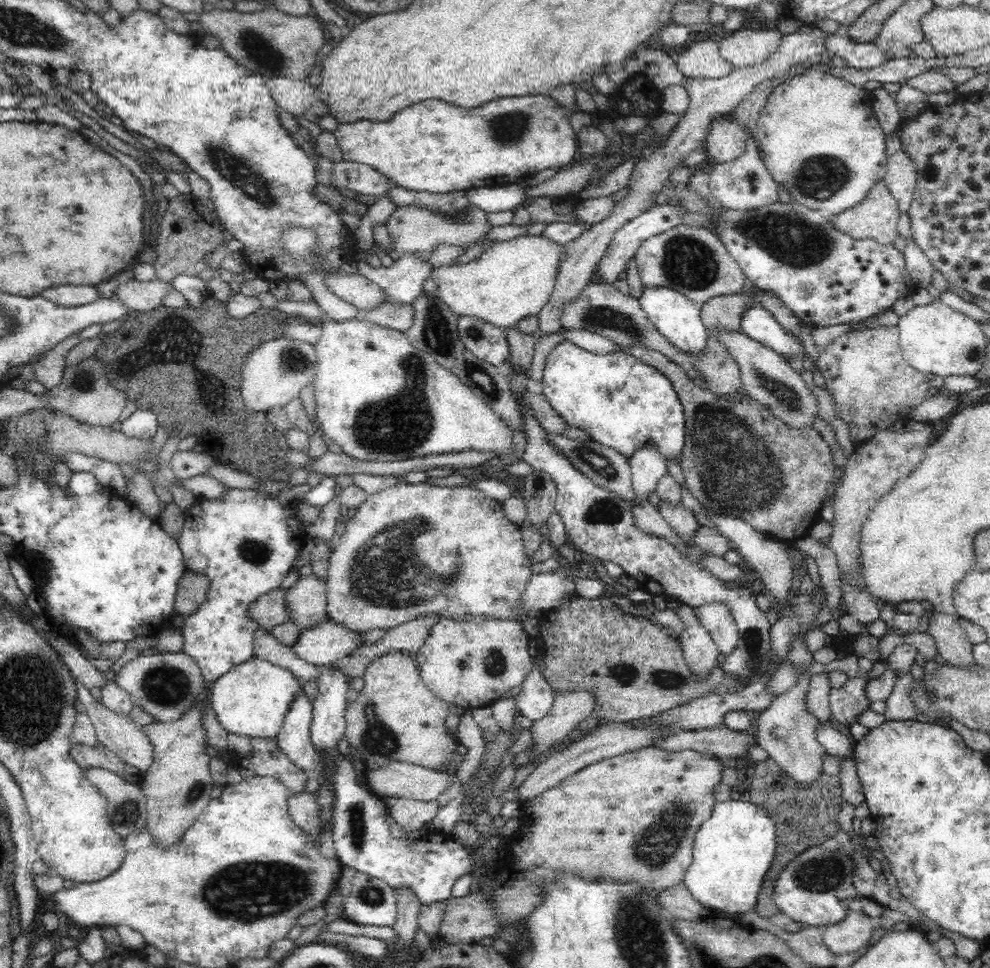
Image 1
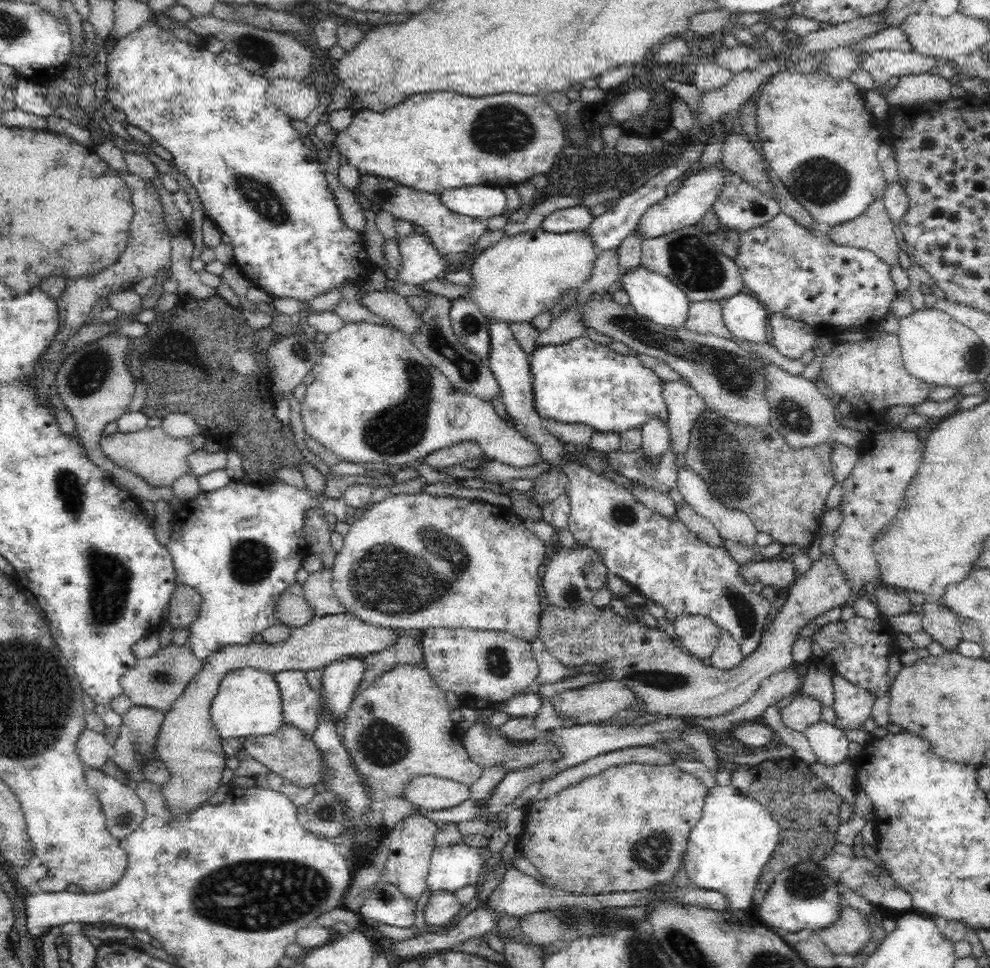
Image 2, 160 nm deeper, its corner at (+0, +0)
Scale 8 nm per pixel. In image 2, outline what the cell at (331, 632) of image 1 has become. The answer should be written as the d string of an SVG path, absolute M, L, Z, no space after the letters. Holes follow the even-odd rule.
M342 613L316 616L306 626L294 628L291 631L291 635L281 643L252 642L245 645L226 645L224 648L217 650L216 653L210 654L208 658L202 661L203 666L200 672L192 678L192 681L174 702L172 708L165 713L165 719L161 724L157 734L157 741L155 742L157 758L163 762L168 772L168 779L160 788L172 816L177 817L178 815L197 810L223 784L221 780L222 773L227 768L227 754L221 743L223 738L211 721L209 710L219 685L231 671L242 670L243 667L253 667L255 670L266 671L272 675L286 670L302 670L306 673L316 668L325 668L328 664L331 664L330 662L336 662L336 660L342 660L342 658L352 658L352 656L360 658L360 656L365 657L366 655L386 650L388 647L394 646L399 638L400 636L396 634L396 629L374 626L367 622L362 622L352 614Z

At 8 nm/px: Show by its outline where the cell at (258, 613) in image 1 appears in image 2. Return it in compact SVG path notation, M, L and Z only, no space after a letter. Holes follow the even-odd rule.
M294 583L275 604L275 614L283 624L294 628L306 626L314 617L314 607L306 599L304 585Z

